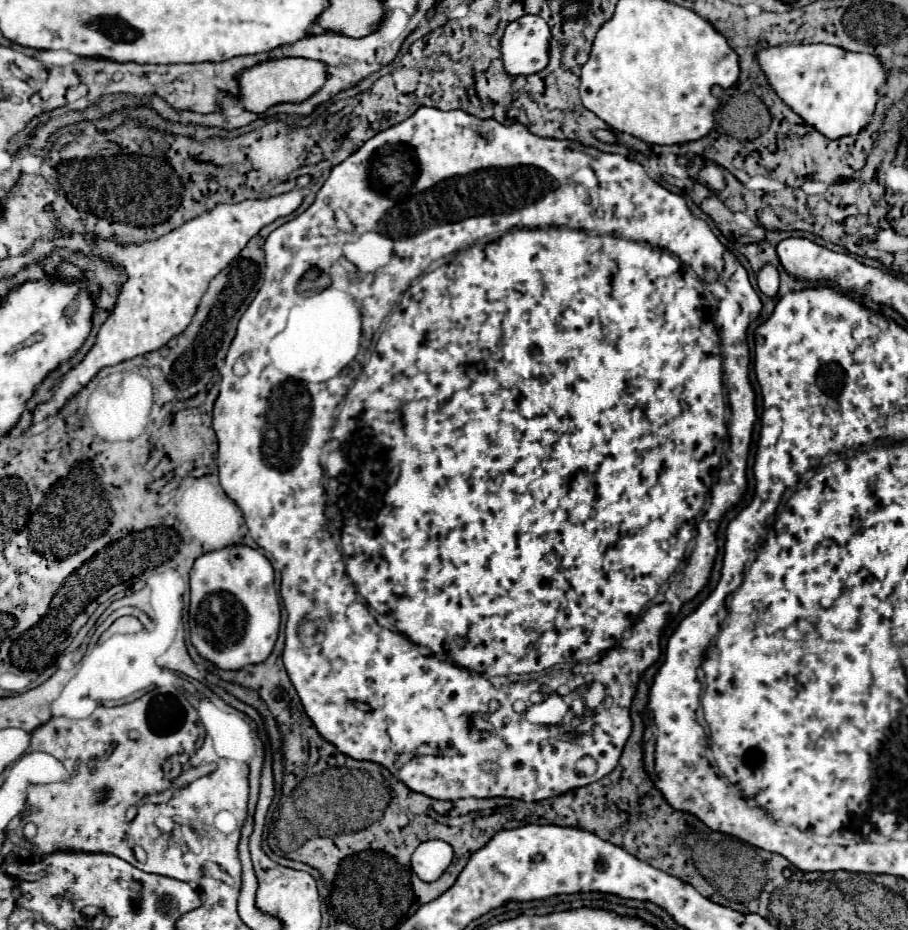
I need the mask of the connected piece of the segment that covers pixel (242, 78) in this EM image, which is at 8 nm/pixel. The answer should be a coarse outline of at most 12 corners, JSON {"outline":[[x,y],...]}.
{"outline":[[311,59],[267,61],[239,75],[253,113],[303,103],[327,81]]}

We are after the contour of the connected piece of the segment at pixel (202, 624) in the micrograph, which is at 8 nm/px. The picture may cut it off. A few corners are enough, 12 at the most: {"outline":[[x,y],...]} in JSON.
{"outline":[[231,545],[191,569],[191,643],[225,671],[277,641],[269,559]]}

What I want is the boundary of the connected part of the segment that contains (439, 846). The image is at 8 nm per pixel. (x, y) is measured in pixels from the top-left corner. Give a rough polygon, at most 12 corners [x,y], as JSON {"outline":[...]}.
{"outline":[[445,841],[421,843],[411,867],[421,881],[437,881],[453,861]]}

